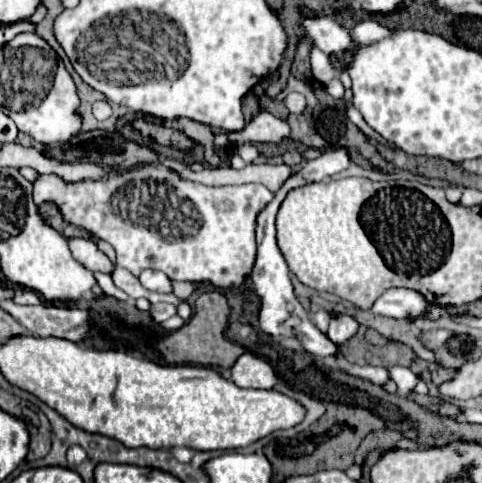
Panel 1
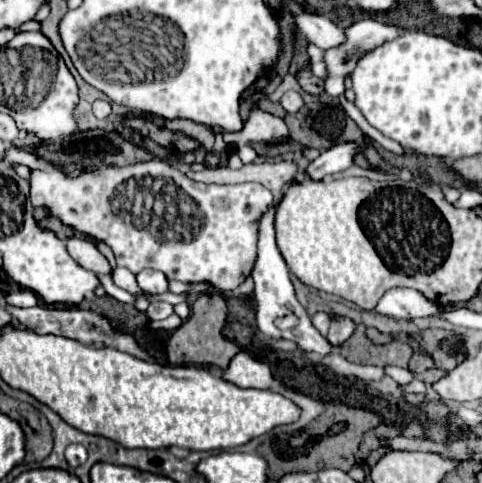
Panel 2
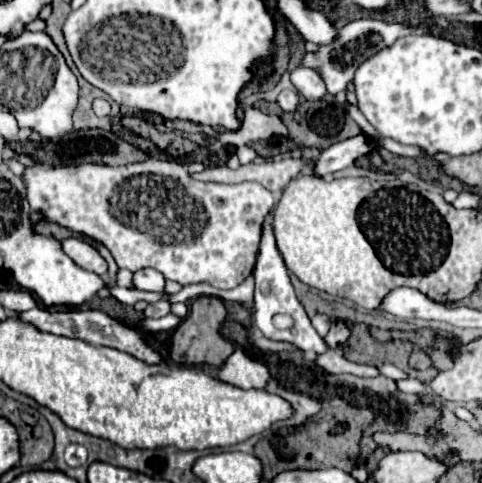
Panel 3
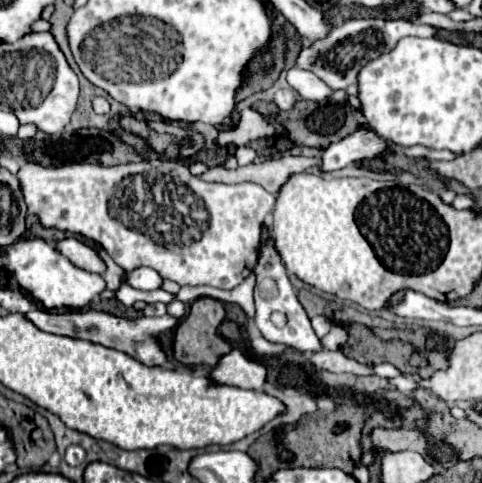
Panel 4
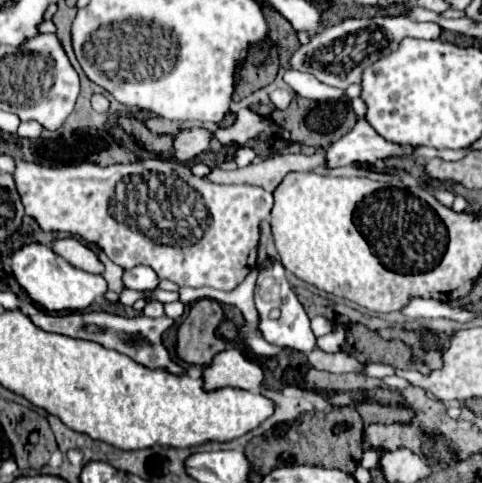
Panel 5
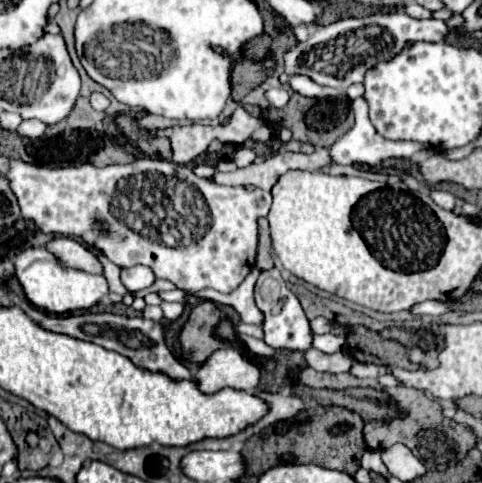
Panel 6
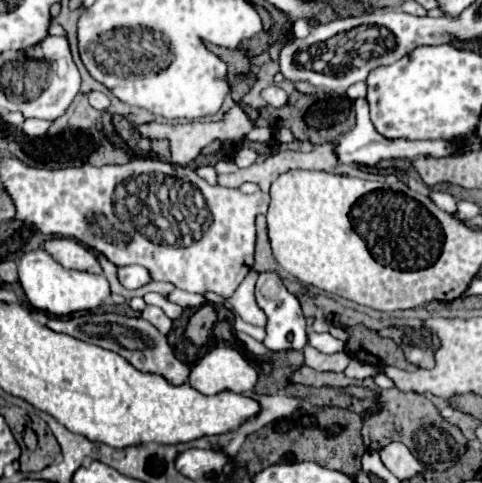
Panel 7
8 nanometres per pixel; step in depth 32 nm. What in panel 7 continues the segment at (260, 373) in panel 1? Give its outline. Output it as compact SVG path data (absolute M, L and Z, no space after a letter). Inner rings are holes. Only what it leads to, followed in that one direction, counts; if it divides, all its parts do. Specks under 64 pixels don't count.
M214 348L202 360L198 360L190 372L190 384L204 392L216 394L222 390L254 392L258 382L256 368L240 356L234 348Z

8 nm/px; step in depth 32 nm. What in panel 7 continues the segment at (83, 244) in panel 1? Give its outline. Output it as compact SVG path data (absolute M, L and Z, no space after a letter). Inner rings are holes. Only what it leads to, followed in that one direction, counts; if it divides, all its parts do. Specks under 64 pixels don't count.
M52 238L52 240L44 242L42 248L64 268L82 270L82 272L90 272L90 274L102 274L102 266L96 260L96 256L72 238Z

